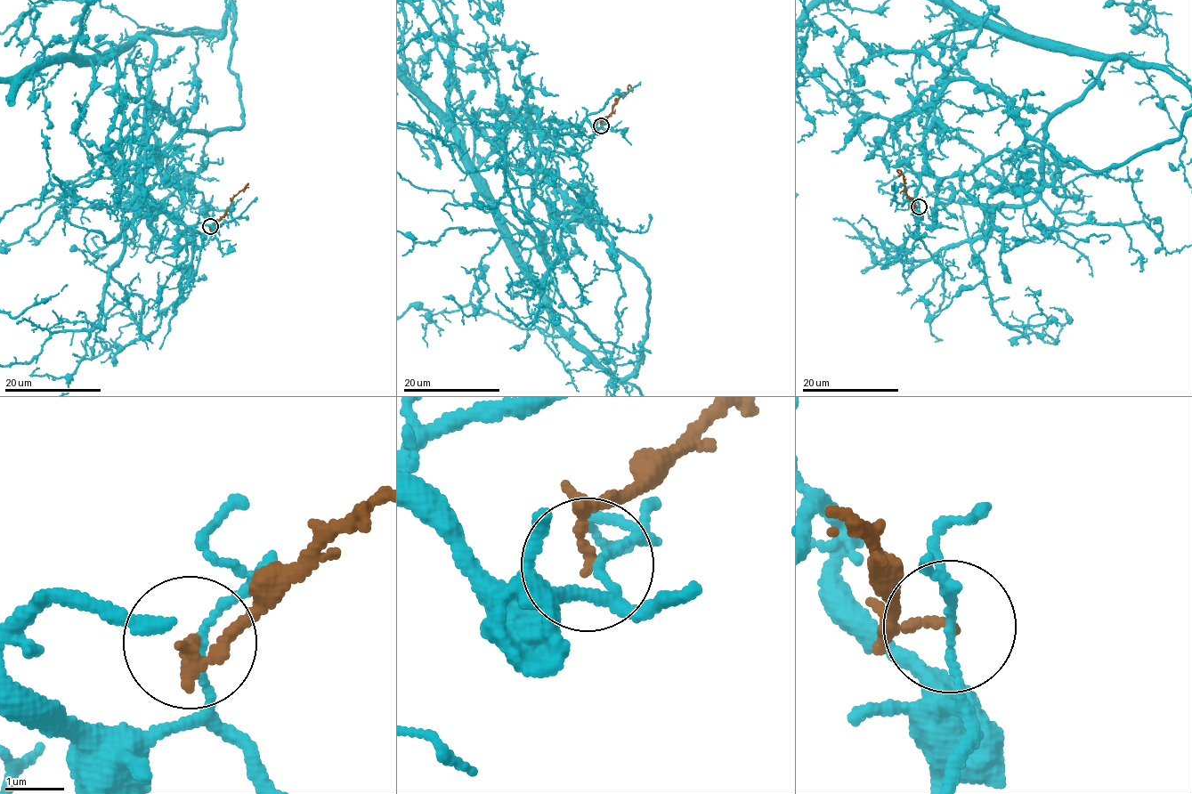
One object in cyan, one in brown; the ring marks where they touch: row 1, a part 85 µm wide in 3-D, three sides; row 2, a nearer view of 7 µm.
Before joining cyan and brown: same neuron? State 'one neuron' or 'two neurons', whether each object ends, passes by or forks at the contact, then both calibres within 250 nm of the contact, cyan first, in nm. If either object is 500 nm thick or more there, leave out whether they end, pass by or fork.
two neurons; cyan passes by; brown ends there; 120 nm thick on the cyan side, 150 nm on the other

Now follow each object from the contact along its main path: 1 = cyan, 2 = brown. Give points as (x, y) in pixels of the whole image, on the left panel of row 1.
1: (210, 226), (138, 196), (160, 156), (143, 36), (230, 13), (198, 212), (165, 248), (121, 253), (130, 226)
2: (210, 226), (226, 213), (231, 199), (247, 184)

